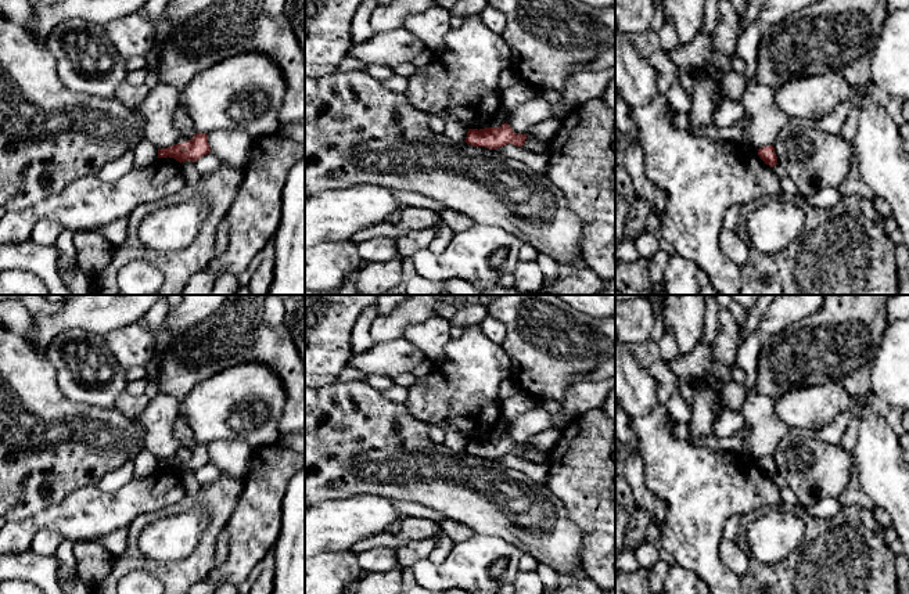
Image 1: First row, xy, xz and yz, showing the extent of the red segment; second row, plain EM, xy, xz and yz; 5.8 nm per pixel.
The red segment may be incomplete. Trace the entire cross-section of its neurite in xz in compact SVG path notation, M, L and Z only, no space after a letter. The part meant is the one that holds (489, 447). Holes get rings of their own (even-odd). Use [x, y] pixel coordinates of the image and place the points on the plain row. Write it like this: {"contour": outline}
{"contour": "M506 432L499 438L485 439L468 439L466 453L474 457L485 457L489 460L497 460L499 457L513 454L522 457L527 450L527 444L517 444Z"}

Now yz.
{"contour": "M765 456L765 457L759 458L758 460L758 465L770 478L777 475L777 467L775 464L773 456Z"}

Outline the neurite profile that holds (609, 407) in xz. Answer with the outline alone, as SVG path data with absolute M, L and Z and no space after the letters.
M615 386L608 392L601 408L607 414L608 418L615 421Z

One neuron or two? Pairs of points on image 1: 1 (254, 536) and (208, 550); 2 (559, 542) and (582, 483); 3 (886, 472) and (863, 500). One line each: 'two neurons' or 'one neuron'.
1: two neurons
2: two neurons
3: two neurons

